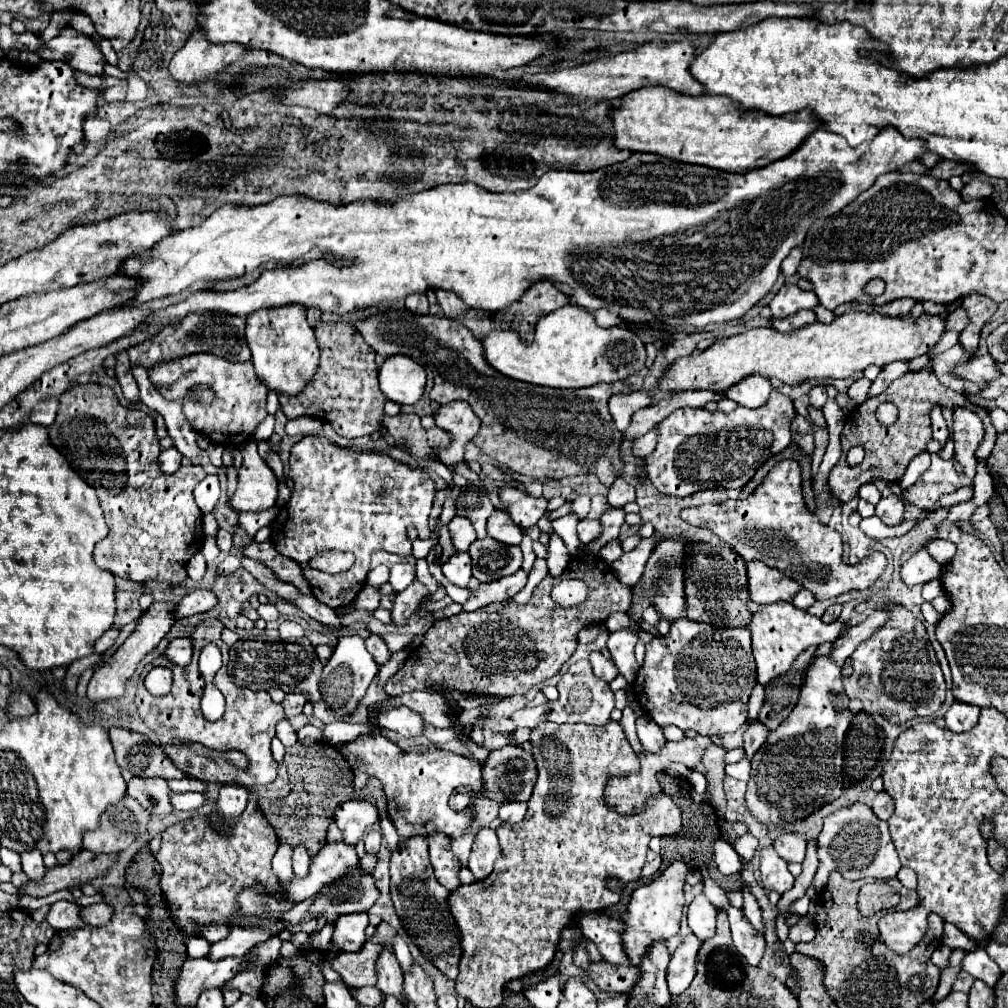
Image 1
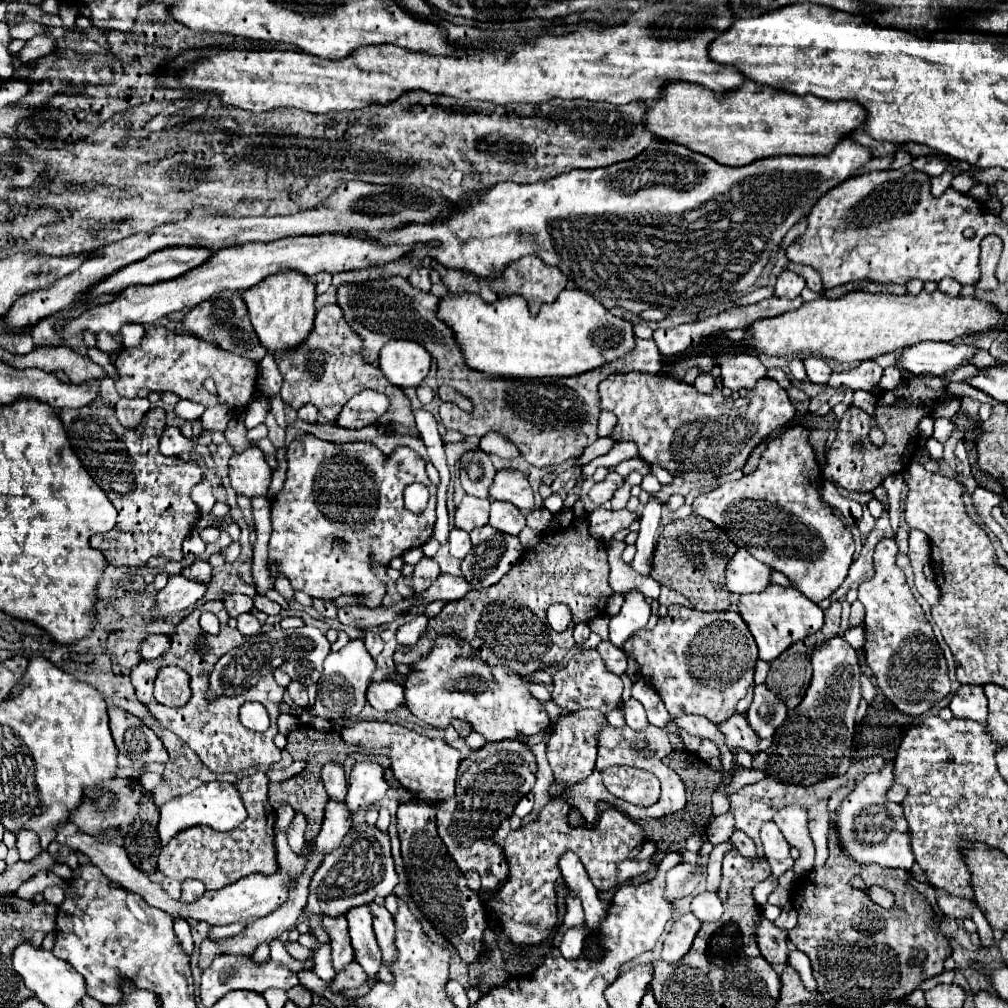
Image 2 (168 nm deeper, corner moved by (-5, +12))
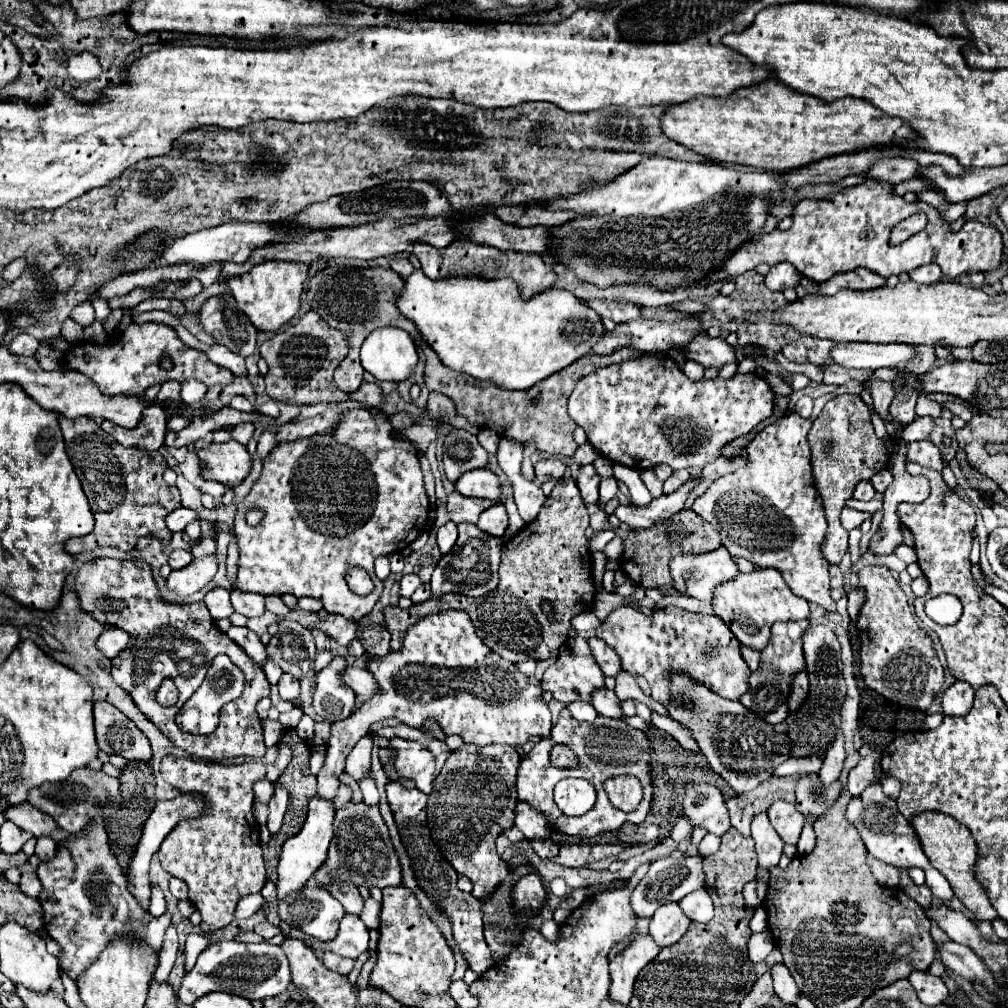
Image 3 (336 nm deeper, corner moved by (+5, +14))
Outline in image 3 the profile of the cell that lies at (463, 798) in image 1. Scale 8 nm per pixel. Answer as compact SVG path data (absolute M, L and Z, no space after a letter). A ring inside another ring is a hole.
M466 744L450 754L428 796L426 812L434 844L456 872L470 878L474 884L472 896L476 898L500 886L508 876L508 868L496 854L494 842L514 826L518 766L520 756L512 746L492 744L478 748Z

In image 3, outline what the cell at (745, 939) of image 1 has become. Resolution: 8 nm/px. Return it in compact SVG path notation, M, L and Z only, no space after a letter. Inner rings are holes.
M778 964L772 968L772 978L774 978L774 992L776 996L784 1002L784 1004L792 1004L796 1006L796 1000L800 996L800 990L794 982L794 978L790 976L788 968L784 964Z

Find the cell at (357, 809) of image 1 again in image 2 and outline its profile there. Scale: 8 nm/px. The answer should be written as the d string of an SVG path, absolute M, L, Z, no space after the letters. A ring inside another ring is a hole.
M370 760L356 762L348 780L346 806L352 814L356 814L360 808L372 808L384 798L386 790L388 784L380 764Z

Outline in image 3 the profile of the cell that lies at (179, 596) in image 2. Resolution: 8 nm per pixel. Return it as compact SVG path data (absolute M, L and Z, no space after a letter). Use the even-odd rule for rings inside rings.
M210 554L204 558L194 558L192 564L170 572L168 588L172 592L176 592L178 596L192 596L194 592L202 590L214 578L216 570L218 570L216 554Z

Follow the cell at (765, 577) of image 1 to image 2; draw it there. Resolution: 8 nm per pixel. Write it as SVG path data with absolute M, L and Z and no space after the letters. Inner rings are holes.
M738 548L734 558L726 568L726 586L734 594L748 594L748 592L762 592L766 584L772 584L772 568L750 556L748 550Z

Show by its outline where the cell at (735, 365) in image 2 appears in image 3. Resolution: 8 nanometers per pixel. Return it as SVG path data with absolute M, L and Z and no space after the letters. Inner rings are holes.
M706 334L696 336L688 348L678 348L688 360L700 362L704 368L722 368L726 362L736 362L734 348L724 338L708 338Z

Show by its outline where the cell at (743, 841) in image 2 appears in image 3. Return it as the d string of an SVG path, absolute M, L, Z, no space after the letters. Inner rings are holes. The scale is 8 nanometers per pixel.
M688 782L684 786L682 812L696 828L704 828L708 834L722 836L730 828L728 808L722 792L708 782Z

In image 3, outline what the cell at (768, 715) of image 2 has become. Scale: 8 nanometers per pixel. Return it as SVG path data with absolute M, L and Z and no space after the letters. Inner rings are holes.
M788 620L788 622L776 622L772 626L772 638L768 646L762 650L760 666L750 676L750 690L740 698L740 702L748 710L752 710L770 724L780 724L788 718L788 692L792 692L792 676L796 676L796 672L806 670L802 636L808 624L810 624L808 620L796 620L796 622Z

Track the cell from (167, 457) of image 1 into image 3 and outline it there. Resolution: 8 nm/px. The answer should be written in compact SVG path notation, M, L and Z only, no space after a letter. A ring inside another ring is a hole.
M152 406L146 410L144 420L138 428L122 428L112 422L102 422L102 430L108 432L118 444L126 448L144 448L144 452L158 450L164 444L166 434L166 416L160 406Z

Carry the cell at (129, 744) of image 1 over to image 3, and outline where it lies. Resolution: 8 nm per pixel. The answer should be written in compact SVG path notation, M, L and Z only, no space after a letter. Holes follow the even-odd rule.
M108 702L94 704L94 728L96 742L108 756L118 754L126 760L148 762L152 758L148 738L138 730L138 726L128 720L118 708Z

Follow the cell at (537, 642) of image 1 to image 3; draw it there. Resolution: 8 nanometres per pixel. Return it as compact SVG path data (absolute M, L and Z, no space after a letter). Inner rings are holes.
M562 478L550 492L548 500L544 502L538 518L524 526L512 540L502 546L502 560L500 560L500 584L494 592L482 598L468 598L460 594L444 594L440 598L430 598L420 604L412 604L410 608L402 610L400 606L384 608L384 622L388 632L392 634L392 650L398 650L406 630L416 624L420 618L440 612L440 610L464 610L470 614L472 622L476 624L476 634L484 640L484 644L502 656L508 662L524 662L524 660L548 660L558 656L558 648L568 638L570 632L570 618L584 612L586 606L592 608L594 602L594 584L592 584L592 560L588 550L588 538L584 530L588 528L588 510L580 498L576 482L572 478ZM542 600L548 600L554 608L552 616L546 616L540 608Z

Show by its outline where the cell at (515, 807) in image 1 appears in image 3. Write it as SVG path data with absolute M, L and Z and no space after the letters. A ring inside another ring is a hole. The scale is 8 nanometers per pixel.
M518 804L516 806L516 826L528 840L550 836L548 820L544 818L544 814L536 812L528 804Z

